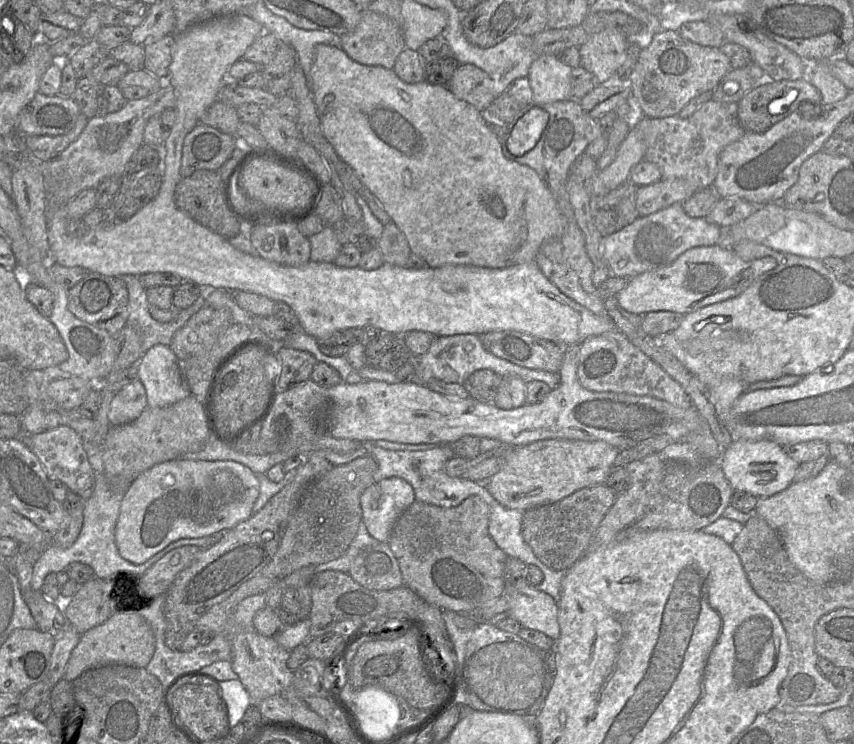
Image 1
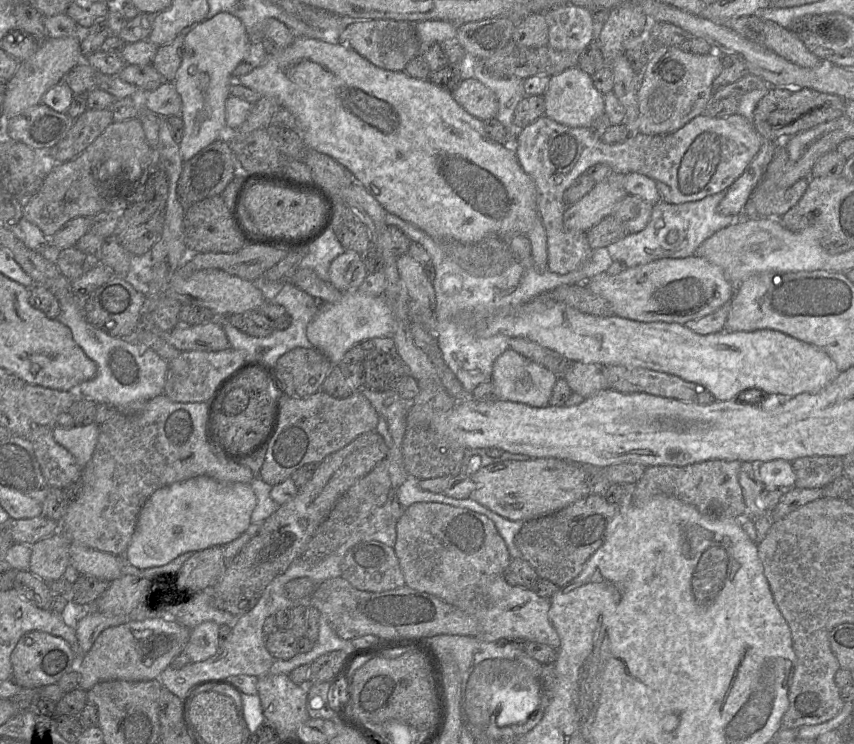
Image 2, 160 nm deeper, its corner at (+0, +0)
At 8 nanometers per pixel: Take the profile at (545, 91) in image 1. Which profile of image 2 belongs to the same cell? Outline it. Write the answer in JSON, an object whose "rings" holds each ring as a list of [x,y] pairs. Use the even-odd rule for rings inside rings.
{"rings":[[[571,67],[550,76],[543,98],[545,115],[557,123],[568,127],[590,128],[592,122],[605,112],[604,95],[594,86],[591,75],[578,67]]]}

